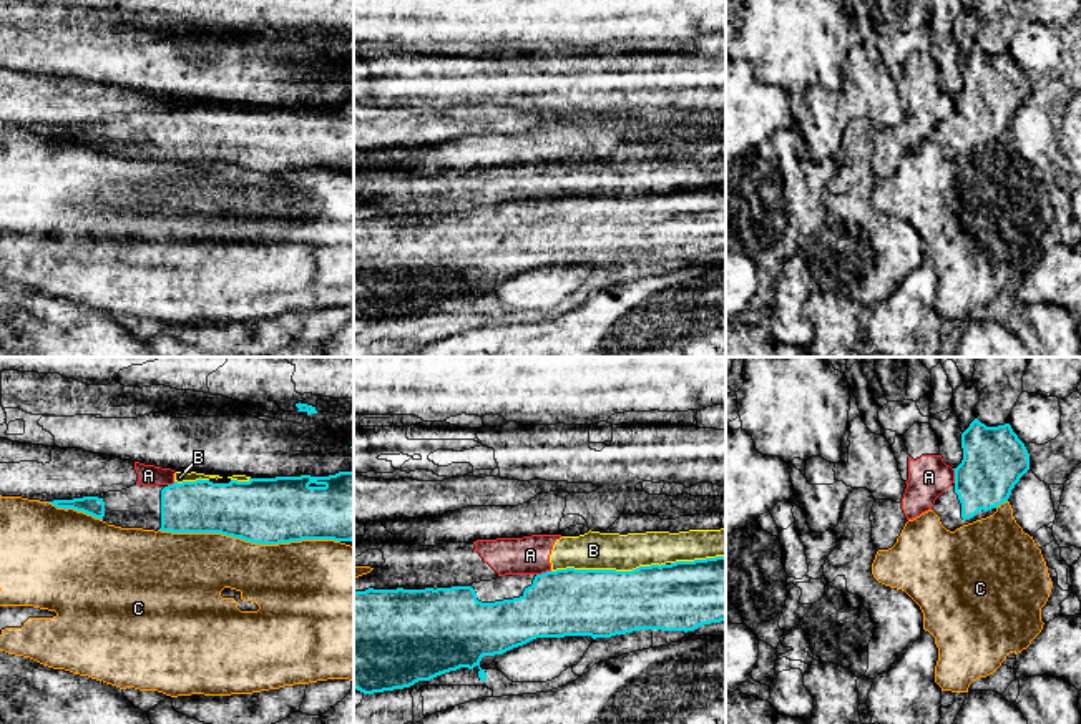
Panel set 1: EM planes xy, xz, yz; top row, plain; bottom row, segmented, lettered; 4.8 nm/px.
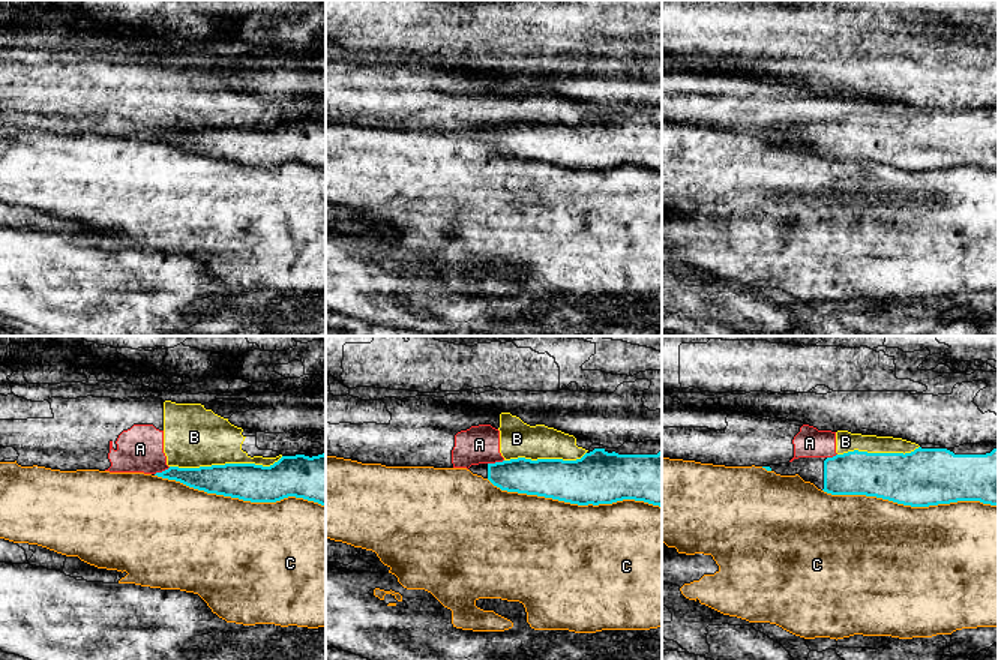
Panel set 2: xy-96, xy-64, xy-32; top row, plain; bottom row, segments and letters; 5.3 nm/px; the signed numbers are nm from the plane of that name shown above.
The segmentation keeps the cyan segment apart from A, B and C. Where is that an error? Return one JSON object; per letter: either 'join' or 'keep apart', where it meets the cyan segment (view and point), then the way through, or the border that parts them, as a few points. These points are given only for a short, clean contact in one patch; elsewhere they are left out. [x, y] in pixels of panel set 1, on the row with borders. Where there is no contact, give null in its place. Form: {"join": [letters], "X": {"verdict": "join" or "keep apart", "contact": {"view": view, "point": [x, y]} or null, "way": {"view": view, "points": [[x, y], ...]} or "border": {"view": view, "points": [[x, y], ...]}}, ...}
{"join": [], "A": {"verdict": "keep apart", "contact": {"view": "xz", "point": [543, 573]}, "border": {"view": "xz", "points": [[550, 570], [537, 575]]}}, "B": {"verdict": "keep apart", "contact": {"view": "xz", "point": [608, 570]}}, "C": {"verdict": "keep apart", "contact": {"view": "xy", "point": [249, 540]}}}

